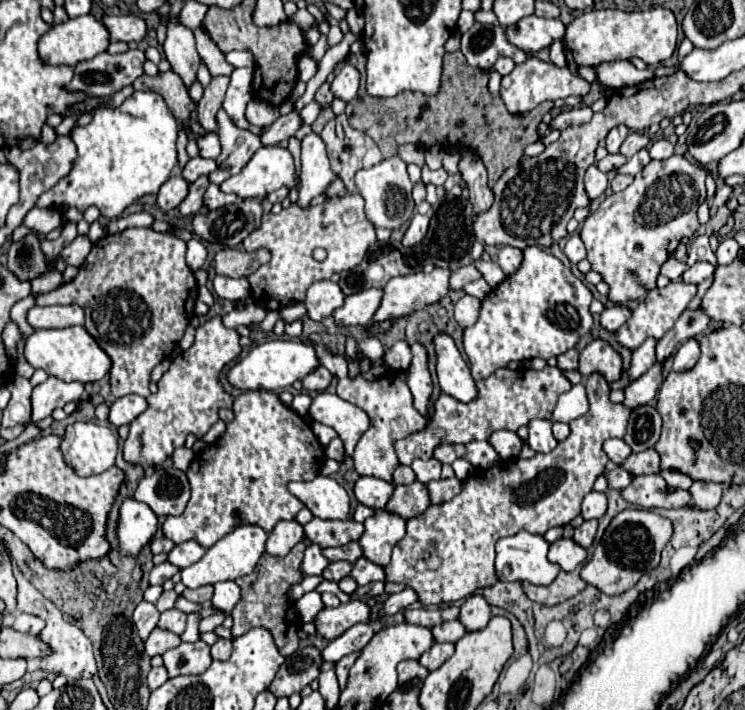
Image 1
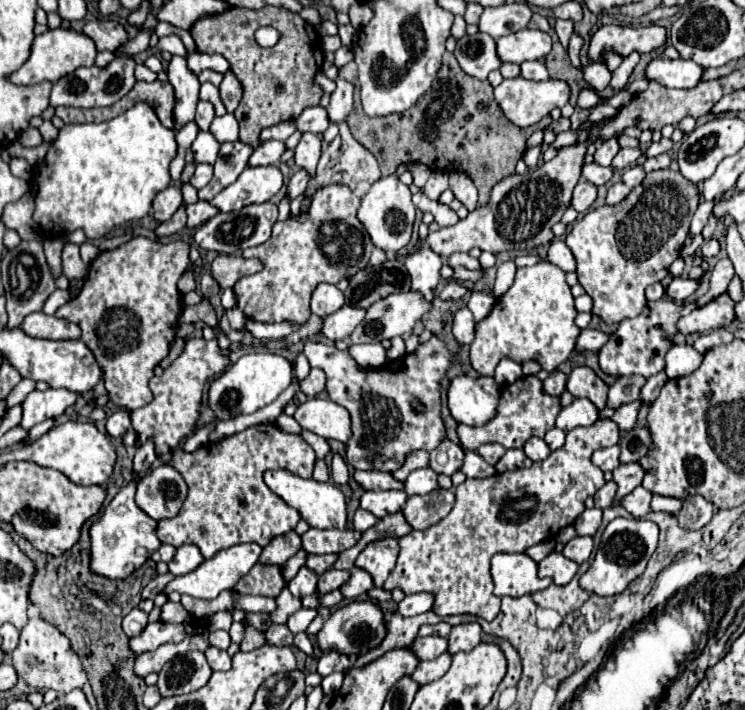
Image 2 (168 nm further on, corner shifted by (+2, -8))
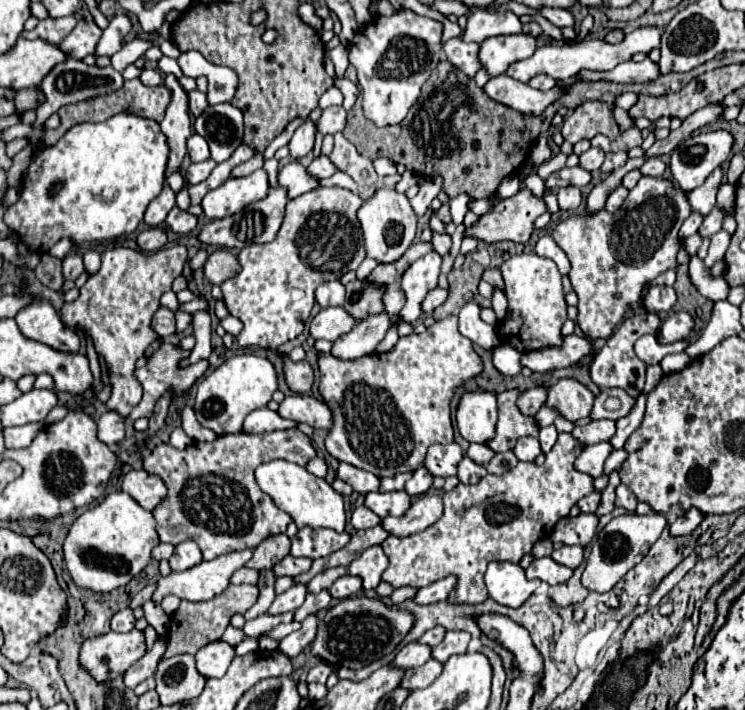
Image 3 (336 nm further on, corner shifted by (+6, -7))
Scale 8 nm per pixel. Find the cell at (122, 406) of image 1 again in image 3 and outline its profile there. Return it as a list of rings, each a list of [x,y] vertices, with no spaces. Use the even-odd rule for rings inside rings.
[[[116,411],[102,413],[98,419],[98,439],[108,447],[120,443],[124,439],[124,417]]]

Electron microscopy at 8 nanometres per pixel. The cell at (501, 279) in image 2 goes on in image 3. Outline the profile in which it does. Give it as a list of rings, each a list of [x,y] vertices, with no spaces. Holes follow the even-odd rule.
[[[494,289],[492,309],[494,309],[494,313],[496,313],[498,323],[502,323],[502,321],[508,317],[508,313],[510,313],[510,309],[508,309],[508,301],[506,301],[506,295],[504,295],[500,289]]]

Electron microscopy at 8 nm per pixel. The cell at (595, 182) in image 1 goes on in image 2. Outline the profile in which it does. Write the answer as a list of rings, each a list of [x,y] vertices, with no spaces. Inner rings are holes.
[[[580,180],[578,182],[578,186],[574,188],[574,200],[572,200],[572,208],[576,210],[576,212],[588,212],[588,208],[592,206],[592,202],[596,200],[596,196],[598,196],[598,192],[596,192],[598,188],[592,184],[592,182],[588,182],[588,180]]]

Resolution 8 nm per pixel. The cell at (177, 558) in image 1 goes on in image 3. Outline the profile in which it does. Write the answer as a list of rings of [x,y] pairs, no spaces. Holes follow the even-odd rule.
[[[184,541],[176,545],[176,551],[170,559],[172,571],[186,571],[198,563],[202,563],[202,551],[194,541]]]

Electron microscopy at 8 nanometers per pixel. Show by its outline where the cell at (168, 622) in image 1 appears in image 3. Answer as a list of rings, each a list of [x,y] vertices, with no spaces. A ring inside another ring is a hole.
[[[132,629],[128,633],[108,631],[86,639],[80,649],[80,667],[98,683],[108,683],[130,669],[146,651],[144,633]]]

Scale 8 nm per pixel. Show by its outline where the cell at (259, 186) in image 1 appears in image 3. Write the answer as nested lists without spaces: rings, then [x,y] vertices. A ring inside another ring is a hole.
[[[264,169],[254,171],[248,177],[228,179],[218,189],[212,189],[202,199],[202,211],[206,219],[230,217],[246,205],[260,201],[268,193],[268,175]]]

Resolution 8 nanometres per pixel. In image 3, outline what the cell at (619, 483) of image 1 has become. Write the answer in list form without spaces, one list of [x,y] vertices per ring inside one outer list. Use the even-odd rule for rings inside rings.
[[[596,491],[578,501],[580,513],[594,513],[598,509],[598,505],[600,505],[600,493],[596,493]]]

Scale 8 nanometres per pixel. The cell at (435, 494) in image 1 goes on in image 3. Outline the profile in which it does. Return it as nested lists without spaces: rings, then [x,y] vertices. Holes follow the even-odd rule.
[[[426,493],[416,503],[410,505],[408,513],[402,517],[384,517],[382,527],[394,537],[408,537],[424,531],[442,517],[442,495]]]

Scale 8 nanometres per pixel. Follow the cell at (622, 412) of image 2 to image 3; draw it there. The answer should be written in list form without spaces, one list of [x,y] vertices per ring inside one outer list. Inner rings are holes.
[[[600,419],[600,421],[590,421],[586,427],[574,427],[570,433],[576,437],[582,445],[594,445],[600,441],[608,441],[616,433],[616,425],[610,419]]]

